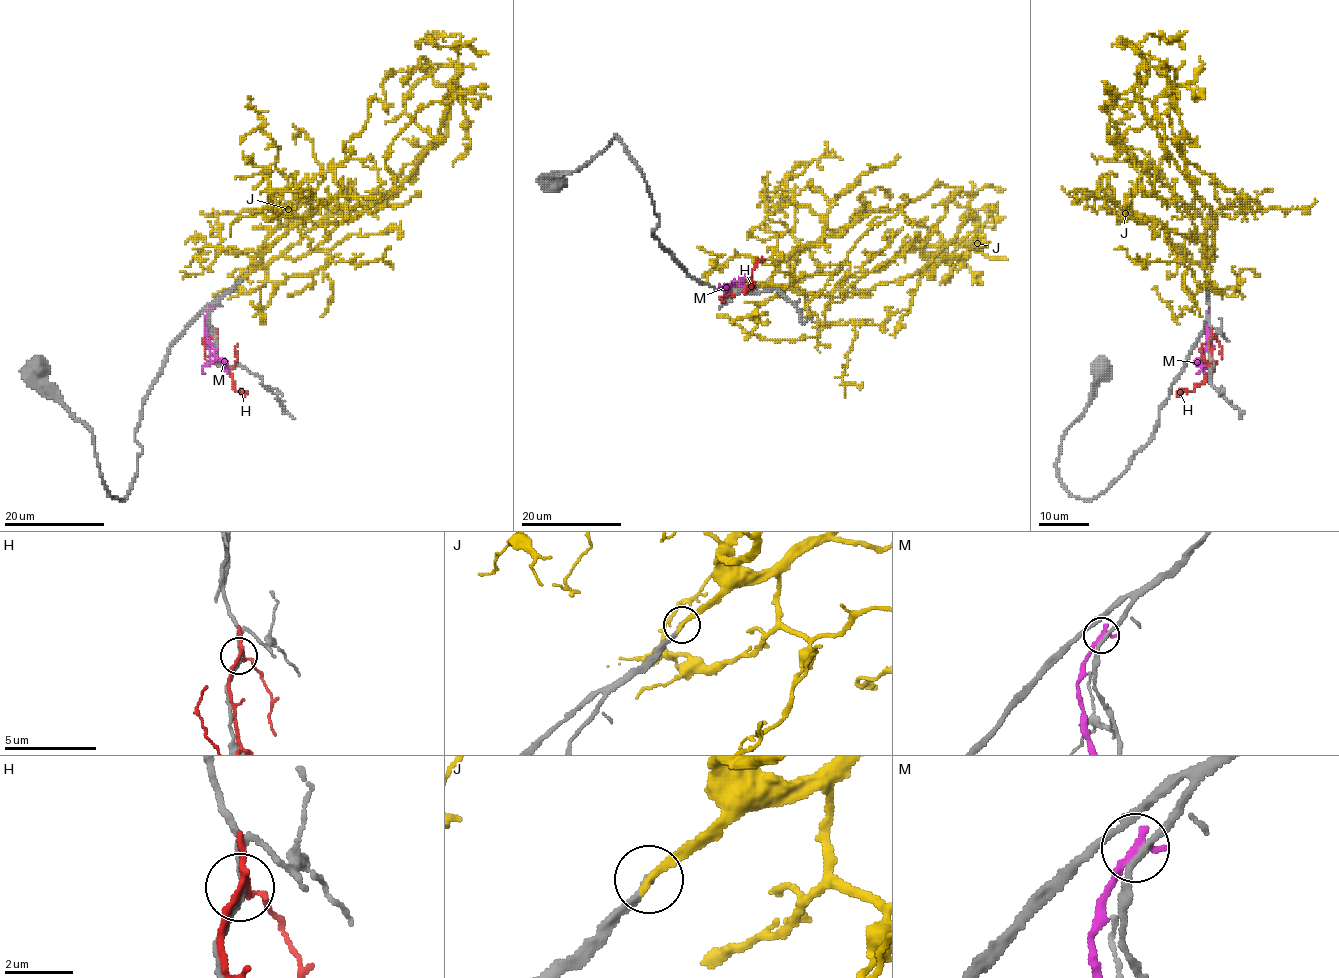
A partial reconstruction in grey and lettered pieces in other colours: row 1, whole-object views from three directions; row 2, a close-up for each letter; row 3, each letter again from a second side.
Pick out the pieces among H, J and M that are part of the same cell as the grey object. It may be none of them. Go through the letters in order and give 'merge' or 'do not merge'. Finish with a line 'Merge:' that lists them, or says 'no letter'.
H: do not merge
J: merge
M: do not merge
Merge: J

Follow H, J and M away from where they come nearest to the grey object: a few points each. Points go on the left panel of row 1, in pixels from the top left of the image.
H: (215, 335), (217, 359), (227, 367), (234, 390), (244, 395)
J: (240, 279), (323, 219), (413, 176), (447, 133), (458, 69), (438, 65), (403, 103), (442, 136)
M: (210, 308), (204, 327), (210, 359), (202, 370), (204, 373)

